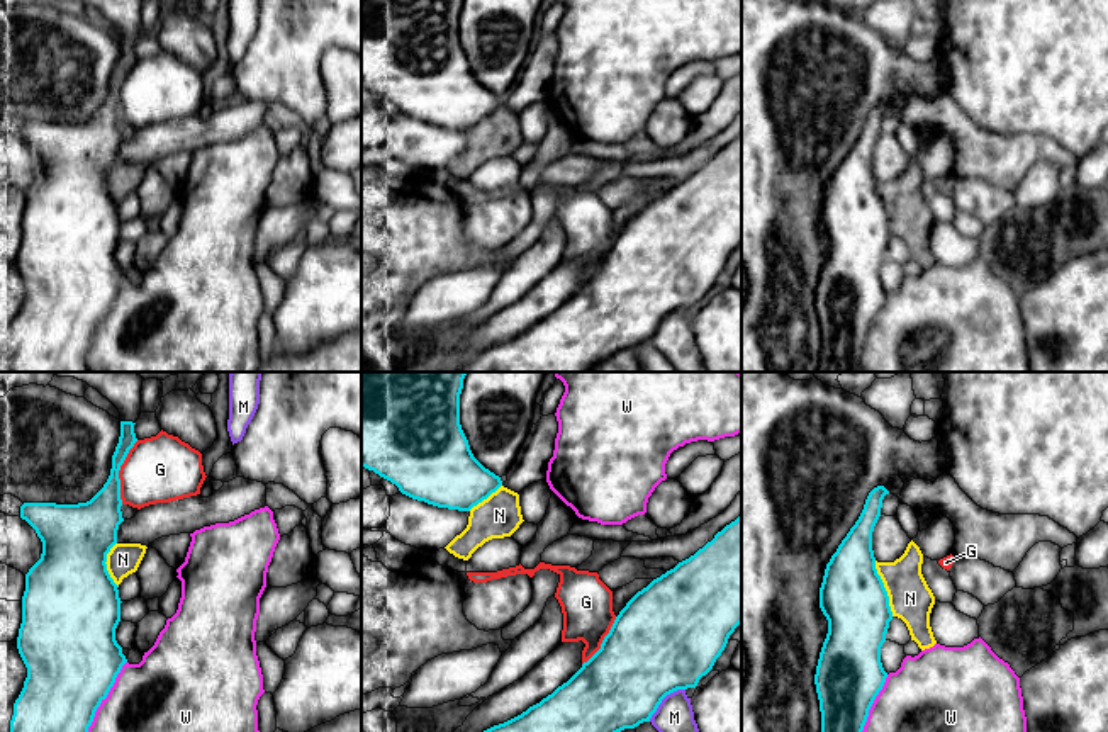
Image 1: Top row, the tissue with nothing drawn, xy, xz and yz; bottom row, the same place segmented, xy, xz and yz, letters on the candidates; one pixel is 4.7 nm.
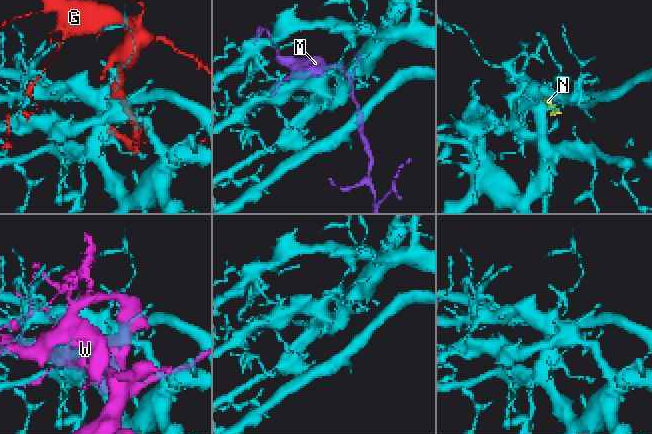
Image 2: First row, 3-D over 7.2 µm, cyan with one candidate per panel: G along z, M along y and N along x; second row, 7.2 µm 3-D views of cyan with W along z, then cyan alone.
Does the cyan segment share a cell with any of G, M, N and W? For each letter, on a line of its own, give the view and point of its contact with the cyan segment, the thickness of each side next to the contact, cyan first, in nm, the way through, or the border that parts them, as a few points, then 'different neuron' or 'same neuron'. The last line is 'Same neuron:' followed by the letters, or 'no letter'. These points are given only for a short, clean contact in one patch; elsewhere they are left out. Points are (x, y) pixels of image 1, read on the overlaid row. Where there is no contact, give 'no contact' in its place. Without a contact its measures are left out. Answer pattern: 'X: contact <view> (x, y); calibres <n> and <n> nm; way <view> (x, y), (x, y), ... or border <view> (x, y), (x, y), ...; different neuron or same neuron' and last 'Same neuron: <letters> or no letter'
G: contact xy (117, 472); calibres 200 and 320 nm; different neuron
M: contact xz (662, 698); calibres 460 and 170 nm; different neuron
N: contact yz (884, 588); calibres 320 and 200 nm; different neuron
W: contact xy (106, 697); calibres 440 and 360 nm; different neuron
Same neuron: no letter

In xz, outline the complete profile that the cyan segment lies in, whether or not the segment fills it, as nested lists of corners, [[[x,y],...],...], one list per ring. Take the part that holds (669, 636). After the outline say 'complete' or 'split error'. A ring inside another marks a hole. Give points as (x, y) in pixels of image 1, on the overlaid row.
[[[741,515],[726,525],[721,532],[714,535],[711,542],[708,542],[702,549],[699,549],[689,559],[679,562],[674,569],[667,571],[660,577],[653,579],[646,588],[638,591],[626,606],[616,617],[609,633],[604,637],[601,649],[582,664],[582,667],[562,686],[558,686],[551,695],[543,698],[540,703],[529,707],[521,715],[494,725],[484,732],[621,732],[624,729],[635,729],[643,722],[650,722],[652,715],[657,712],[662,700],[677,691],[696,688],[699,679],[706,676],[716,659],[725,650],[730,635],[741,623]]] | complete

